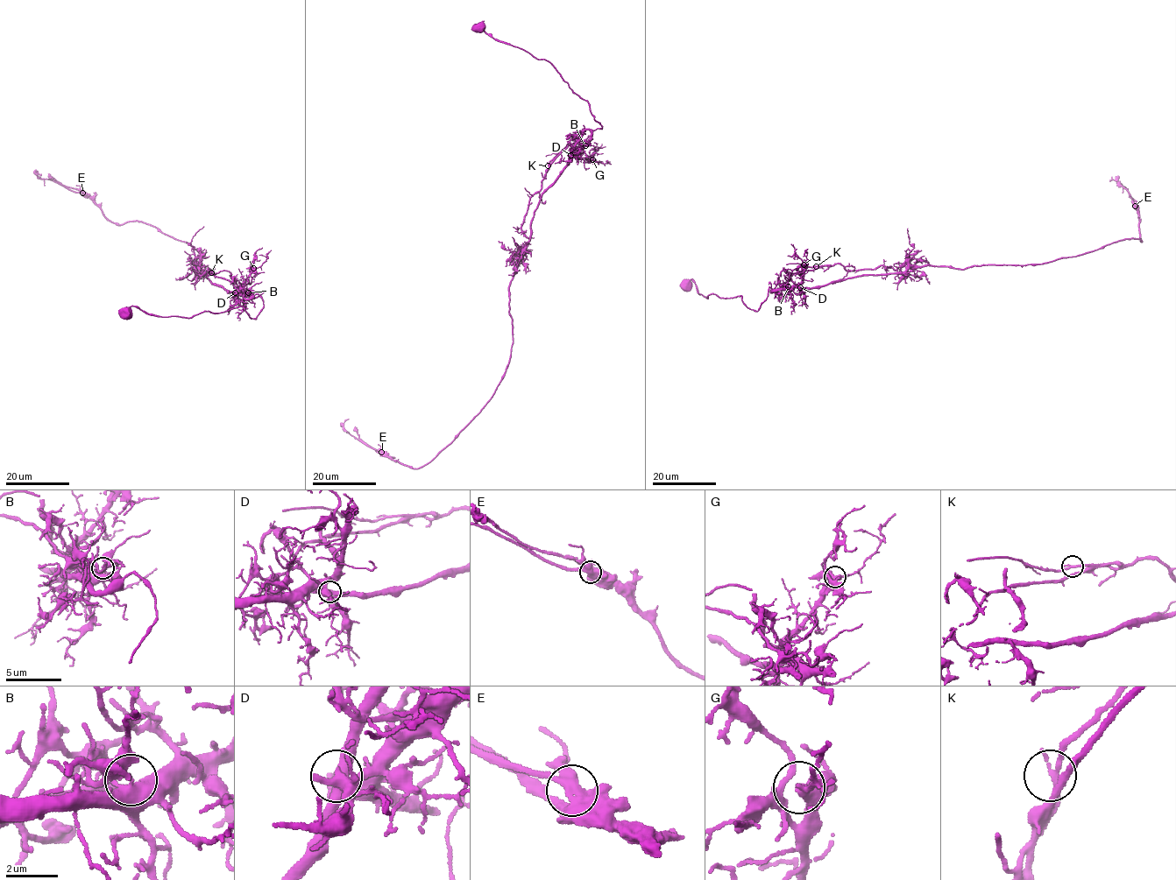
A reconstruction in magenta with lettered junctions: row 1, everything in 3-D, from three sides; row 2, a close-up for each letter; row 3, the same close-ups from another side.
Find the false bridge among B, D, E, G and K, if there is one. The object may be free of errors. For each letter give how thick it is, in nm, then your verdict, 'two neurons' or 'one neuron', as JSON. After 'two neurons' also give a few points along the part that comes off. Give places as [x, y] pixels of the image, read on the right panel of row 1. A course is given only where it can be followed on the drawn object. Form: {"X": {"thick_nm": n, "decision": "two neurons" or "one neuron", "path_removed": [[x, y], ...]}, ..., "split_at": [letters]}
{"B": {"thick_nm": 400, "decision": "two neurons", "path_removed": [[788, 287], [783, 285], [793, 273], [828, 265], [847, 271], [908, 264], [914, 248], [908, 228]]}, "D": {"thick_nm": 360, "decision": "one neuron"}, "E": {"thick_nm": 460, "decision": "one neuron"}, "G": {"thick_nm": 340, "decision": "one neuron"}, "K": {"thick_nm": 200, "decision": "one neuron"}, "split_at": ["B"]}

